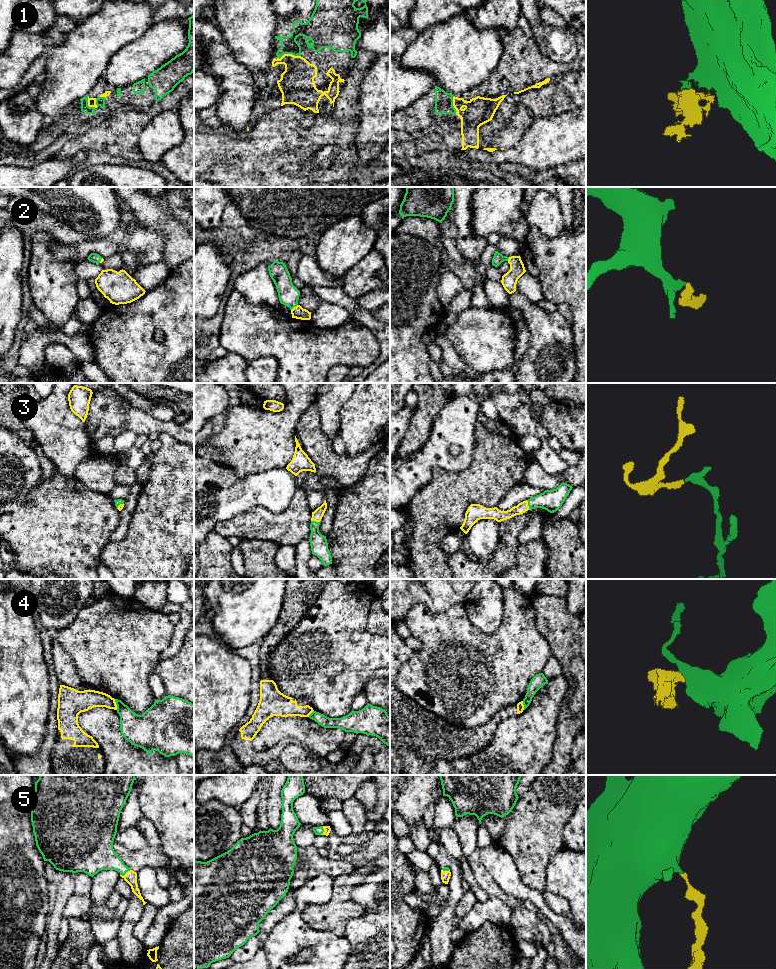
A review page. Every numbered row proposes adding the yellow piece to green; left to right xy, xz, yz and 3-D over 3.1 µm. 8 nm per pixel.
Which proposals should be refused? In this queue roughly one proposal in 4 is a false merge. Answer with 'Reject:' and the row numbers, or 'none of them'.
Reject: 4

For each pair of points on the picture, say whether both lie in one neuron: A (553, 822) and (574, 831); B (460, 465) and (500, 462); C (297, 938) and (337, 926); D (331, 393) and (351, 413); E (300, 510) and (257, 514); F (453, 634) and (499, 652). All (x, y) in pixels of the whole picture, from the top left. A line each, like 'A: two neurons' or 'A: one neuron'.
A: two neurons
B: two neurons
C: two neurons
D: two neurons
E: one neuron
F: one neuron

